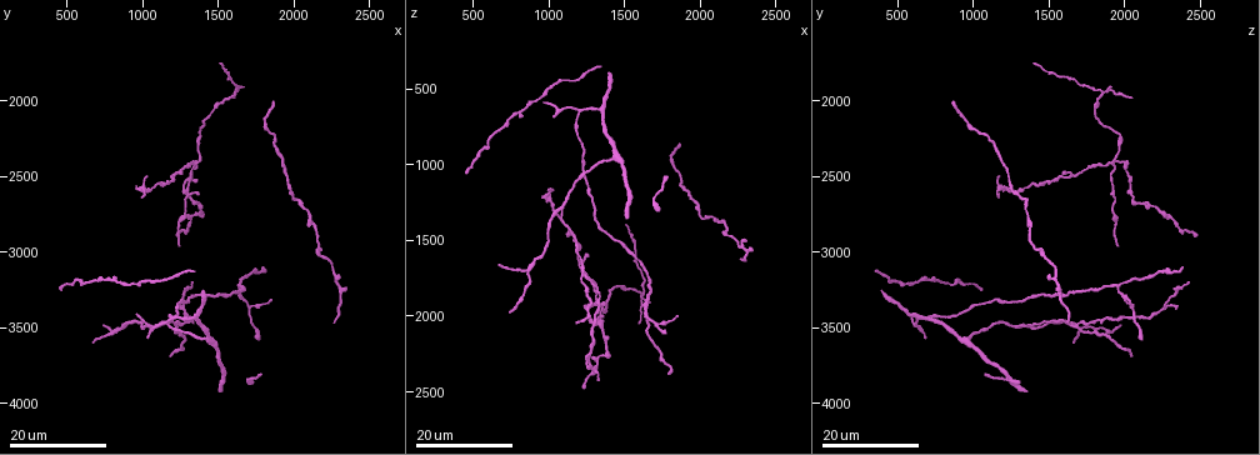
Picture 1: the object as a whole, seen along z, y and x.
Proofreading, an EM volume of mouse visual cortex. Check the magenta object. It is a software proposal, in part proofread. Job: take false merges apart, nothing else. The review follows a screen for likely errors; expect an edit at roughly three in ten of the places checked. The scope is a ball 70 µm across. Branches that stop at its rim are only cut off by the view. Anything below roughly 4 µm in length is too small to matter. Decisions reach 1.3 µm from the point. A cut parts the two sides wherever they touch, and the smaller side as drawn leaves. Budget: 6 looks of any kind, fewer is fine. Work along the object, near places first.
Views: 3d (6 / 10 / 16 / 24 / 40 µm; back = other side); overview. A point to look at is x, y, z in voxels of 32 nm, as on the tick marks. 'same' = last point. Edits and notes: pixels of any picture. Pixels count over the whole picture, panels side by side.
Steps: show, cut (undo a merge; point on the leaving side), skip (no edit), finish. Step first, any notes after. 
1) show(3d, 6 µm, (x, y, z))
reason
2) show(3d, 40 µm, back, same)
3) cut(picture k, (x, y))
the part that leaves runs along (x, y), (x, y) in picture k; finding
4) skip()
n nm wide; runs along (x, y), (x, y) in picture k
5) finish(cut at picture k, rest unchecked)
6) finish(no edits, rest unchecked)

show(3d, 24 µm, (1080, 3480, 1300))
three-way junction

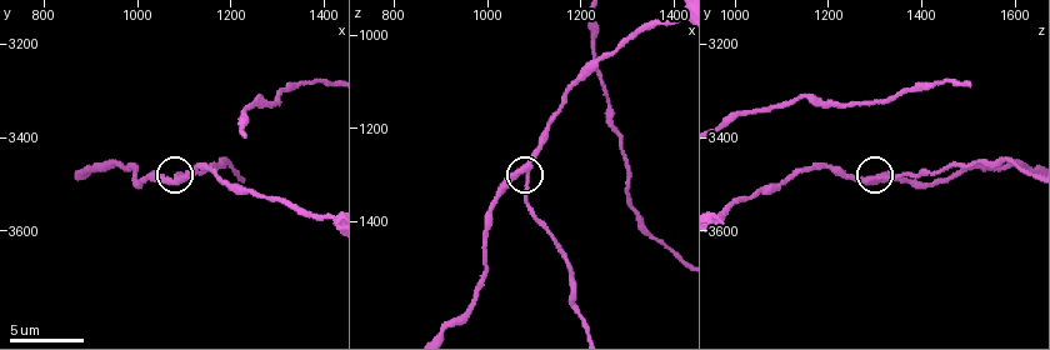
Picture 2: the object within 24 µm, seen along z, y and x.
show(3d, 10 µm, (1075, 3495, 1295))

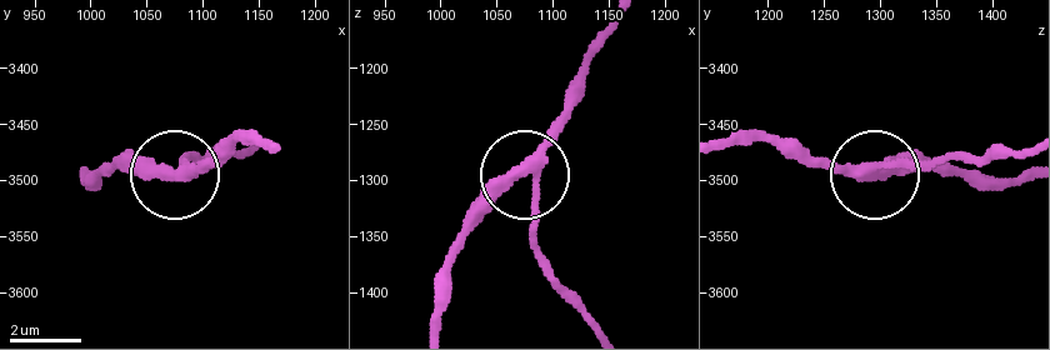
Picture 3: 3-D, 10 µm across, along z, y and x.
skip()
3 arms; runs along (271, 146), (236, 138), (213, 161), (164, 174), (105, 164) in picture 3; one neuron here

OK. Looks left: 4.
show(3d, 16 µm, (840, 3520, 1700))
branch point

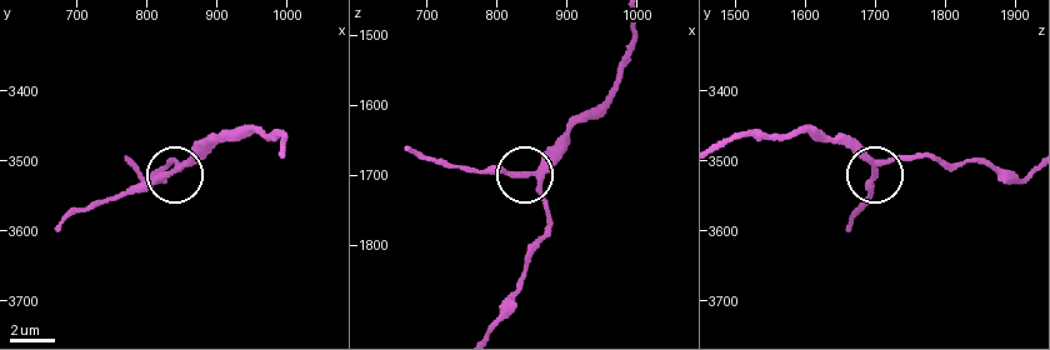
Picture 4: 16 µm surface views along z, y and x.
show(3d, 10 µm, (855, 3505, 1700))
closer look

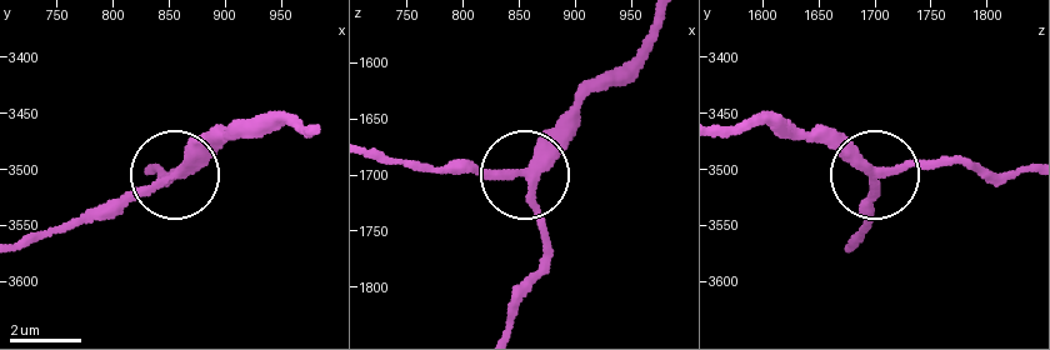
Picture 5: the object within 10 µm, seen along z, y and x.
skip()
3 arms; runs along (659, 24), (528, 174), (424, 168) in picture 5; all the same neuron

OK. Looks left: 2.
show(3d, 24 µm, (1360, 2400, 1940))
four-way junction

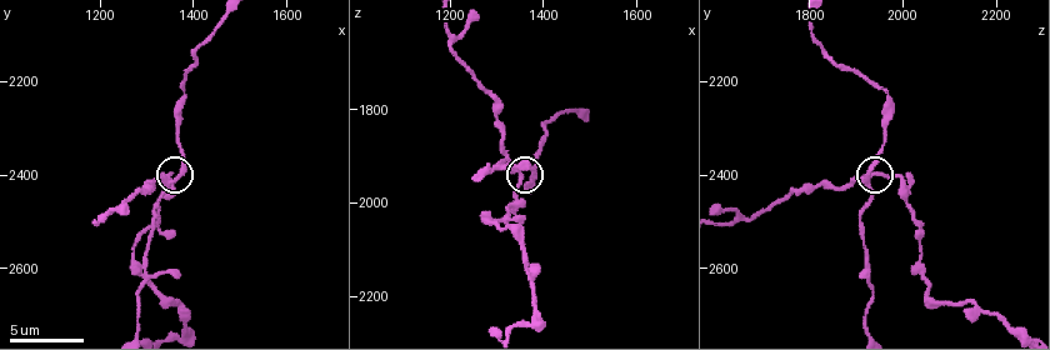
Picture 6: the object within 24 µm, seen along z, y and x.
show(3d, 6 µm, (1340, 2425, 1925))

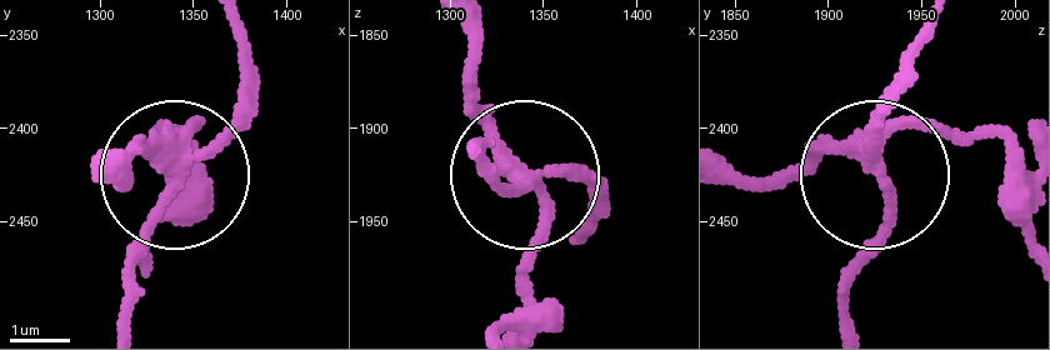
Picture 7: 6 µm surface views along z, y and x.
cut(picture 7, (130, 248))
the part that leaves runs along (176, 169), (235, 109), (245, 64), (230, 20) in picture 7; two neurons meet here

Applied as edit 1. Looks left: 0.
finish(cut at picture 7, rest unchecked)

